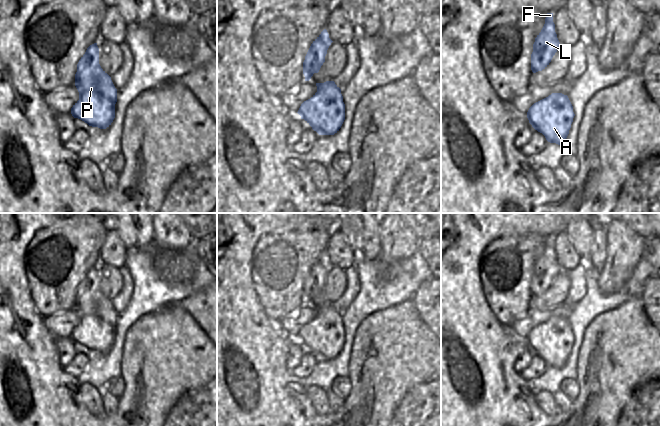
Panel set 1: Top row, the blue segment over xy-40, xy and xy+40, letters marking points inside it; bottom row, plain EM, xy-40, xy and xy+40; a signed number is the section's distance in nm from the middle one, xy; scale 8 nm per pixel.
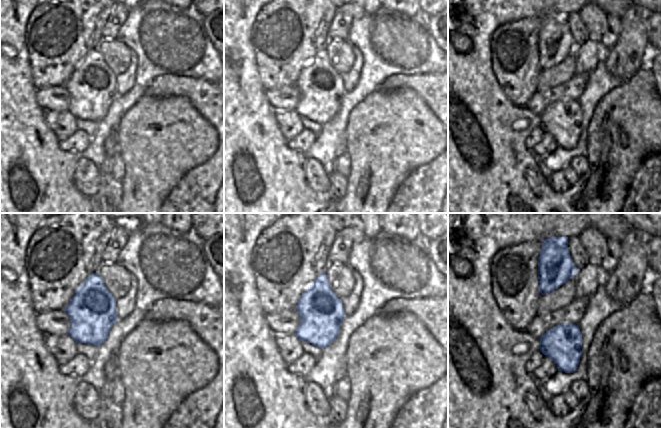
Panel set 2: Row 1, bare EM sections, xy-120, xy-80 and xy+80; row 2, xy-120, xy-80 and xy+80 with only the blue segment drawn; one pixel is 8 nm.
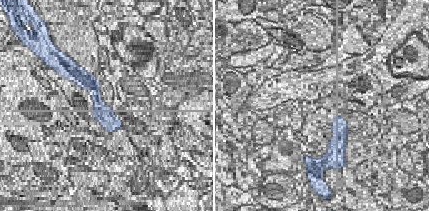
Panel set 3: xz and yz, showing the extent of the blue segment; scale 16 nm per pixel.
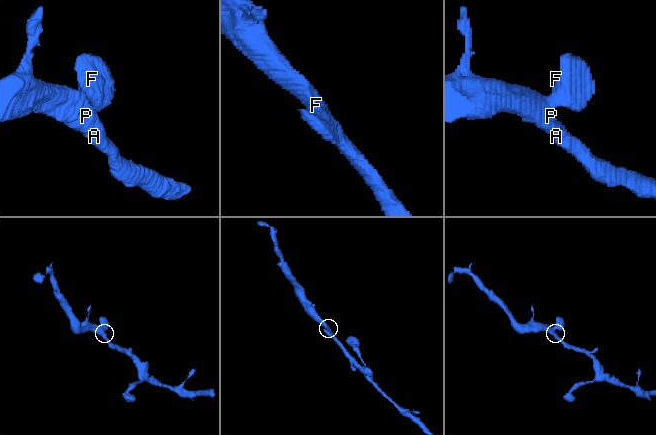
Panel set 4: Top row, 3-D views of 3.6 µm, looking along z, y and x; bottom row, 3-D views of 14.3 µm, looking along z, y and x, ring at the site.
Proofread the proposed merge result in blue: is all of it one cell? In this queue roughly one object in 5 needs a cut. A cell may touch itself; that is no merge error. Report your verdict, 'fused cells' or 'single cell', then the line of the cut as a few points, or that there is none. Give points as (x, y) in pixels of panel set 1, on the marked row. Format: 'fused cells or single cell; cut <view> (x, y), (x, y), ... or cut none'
single cell; cut none

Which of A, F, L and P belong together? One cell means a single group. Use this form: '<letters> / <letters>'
A F L P

